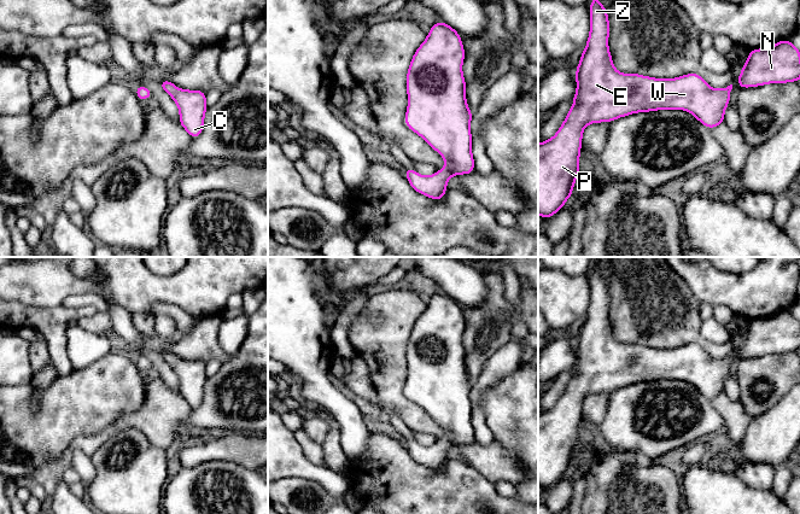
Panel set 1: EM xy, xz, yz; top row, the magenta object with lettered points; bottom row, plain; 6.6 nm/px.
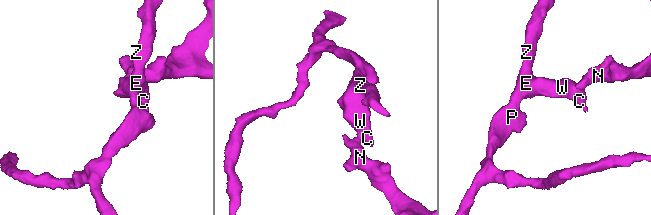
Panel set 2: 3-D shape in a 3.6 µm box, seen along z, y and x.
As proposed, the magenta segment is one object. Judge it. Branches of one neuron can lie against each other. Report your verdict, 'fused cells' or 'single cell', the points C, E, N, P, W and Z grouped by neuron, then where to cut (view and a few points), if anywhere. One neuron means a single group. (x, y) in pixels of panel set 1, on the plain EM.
single cell | C E N P W Z | no cut

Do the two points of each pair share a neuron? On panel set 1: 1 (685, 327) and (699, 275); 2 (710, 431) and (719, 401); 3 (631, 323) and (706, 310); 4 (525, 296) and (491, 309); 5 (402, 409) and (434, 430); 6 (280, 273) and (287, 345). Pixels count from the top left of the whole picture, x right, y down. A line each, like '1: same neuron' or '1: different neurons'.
1: different neurons
2: different neurons
3: different neurons
4: same neuron
5: same neuron
6: same neuron

